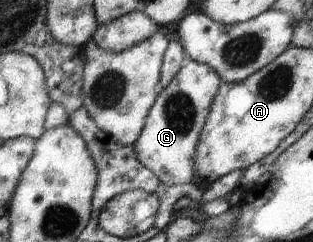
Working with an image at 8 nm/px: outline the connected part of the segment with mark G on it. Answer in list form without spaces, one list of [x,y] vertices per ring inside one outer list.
[[[187,59],[170,86],[159,89],[157,101],[149,110],[141,135],[132,147],[138,162],[150,169],[160,183],[171,186],[198,182],[193,173],[193,158],[200,131],[221,83],[222,79],[212,67]]]

